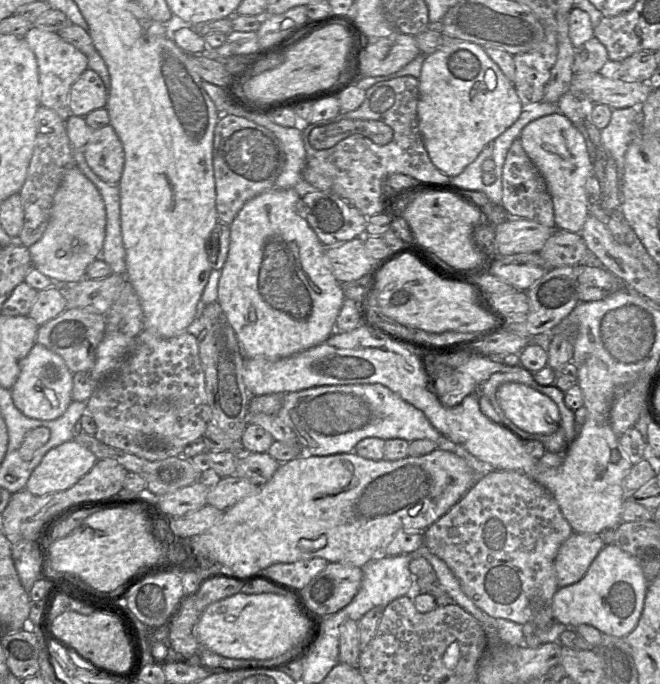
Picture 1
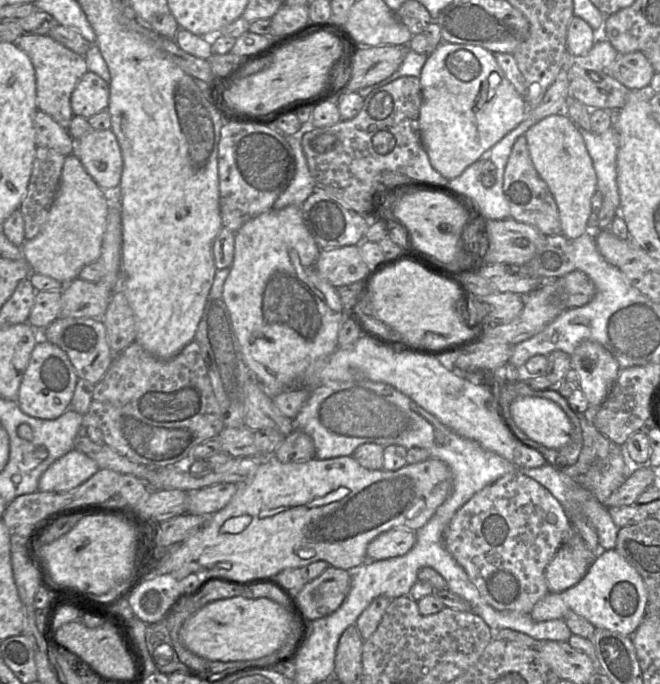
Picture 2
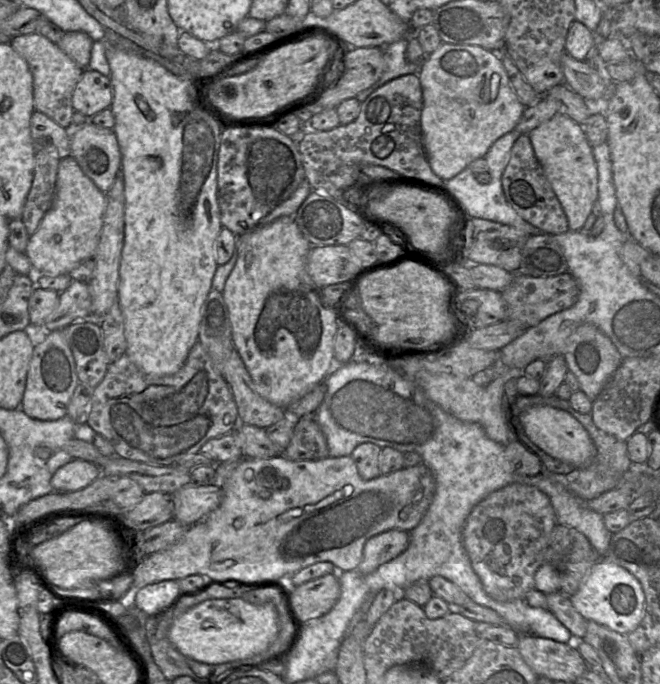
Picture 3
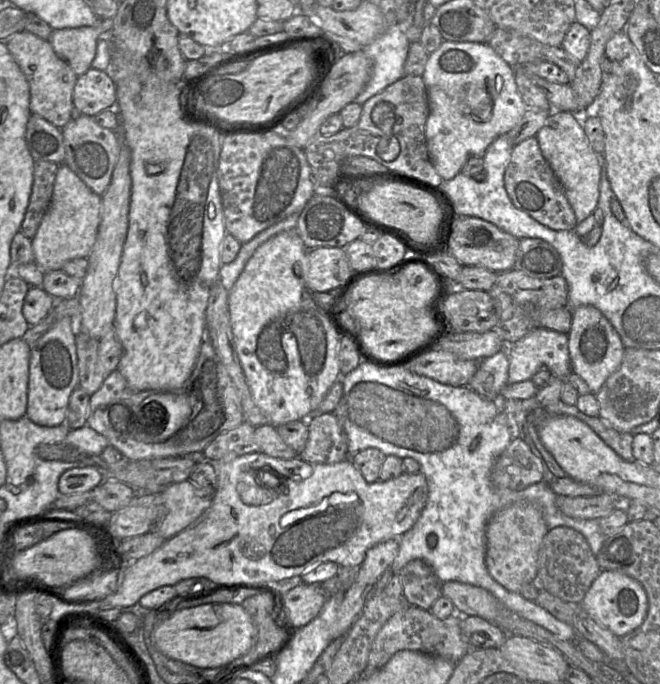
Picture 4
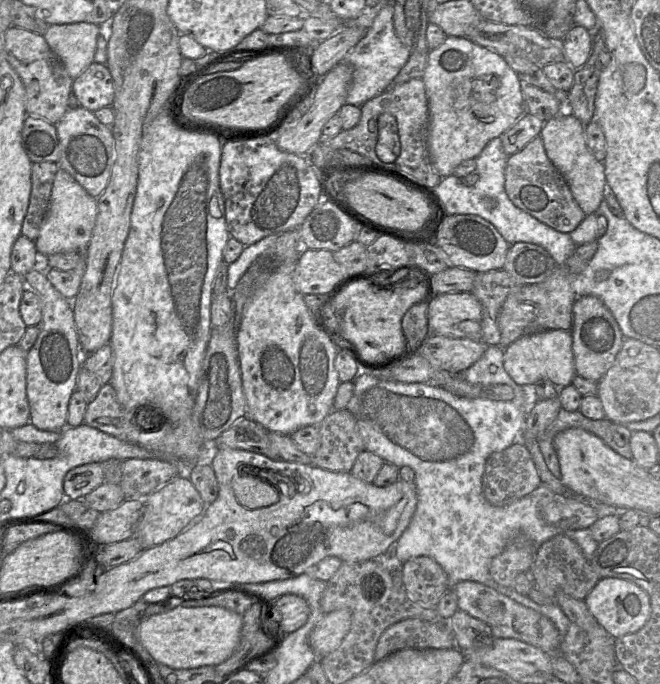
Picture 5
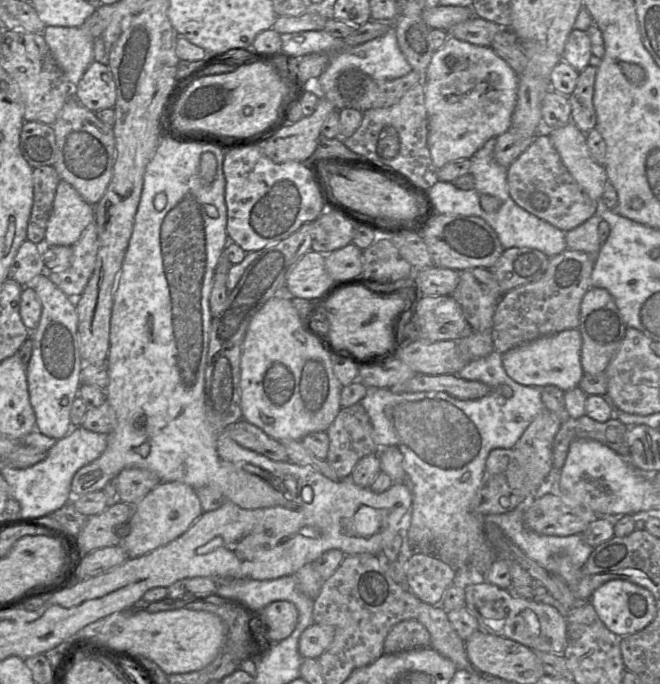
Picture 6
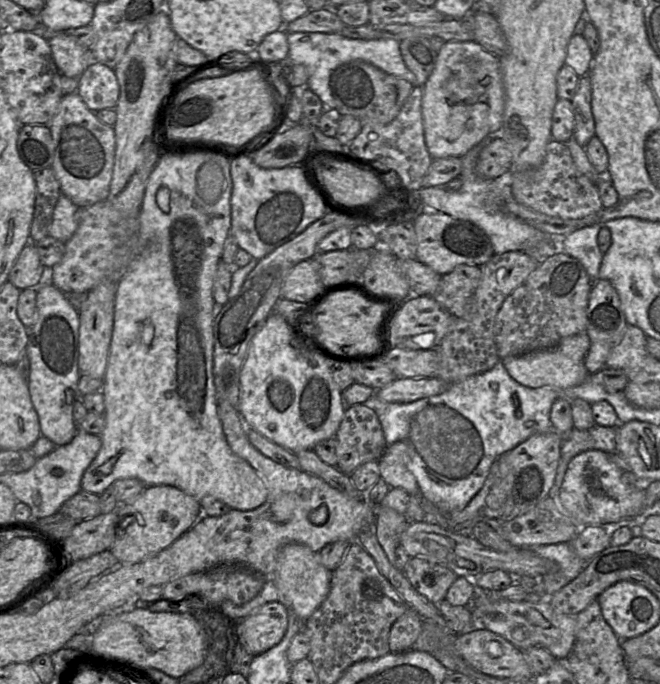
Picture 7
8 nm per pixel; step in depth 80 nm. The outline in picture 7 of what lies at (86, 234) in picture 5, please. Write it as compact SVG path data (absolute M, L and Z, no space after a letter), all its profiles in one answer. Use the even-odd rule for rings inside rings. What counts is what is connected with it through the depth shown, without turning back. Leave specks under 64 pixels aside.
M61 194L54 209L49 235L66 243L78 227L78 212L79 207L64 194Z

